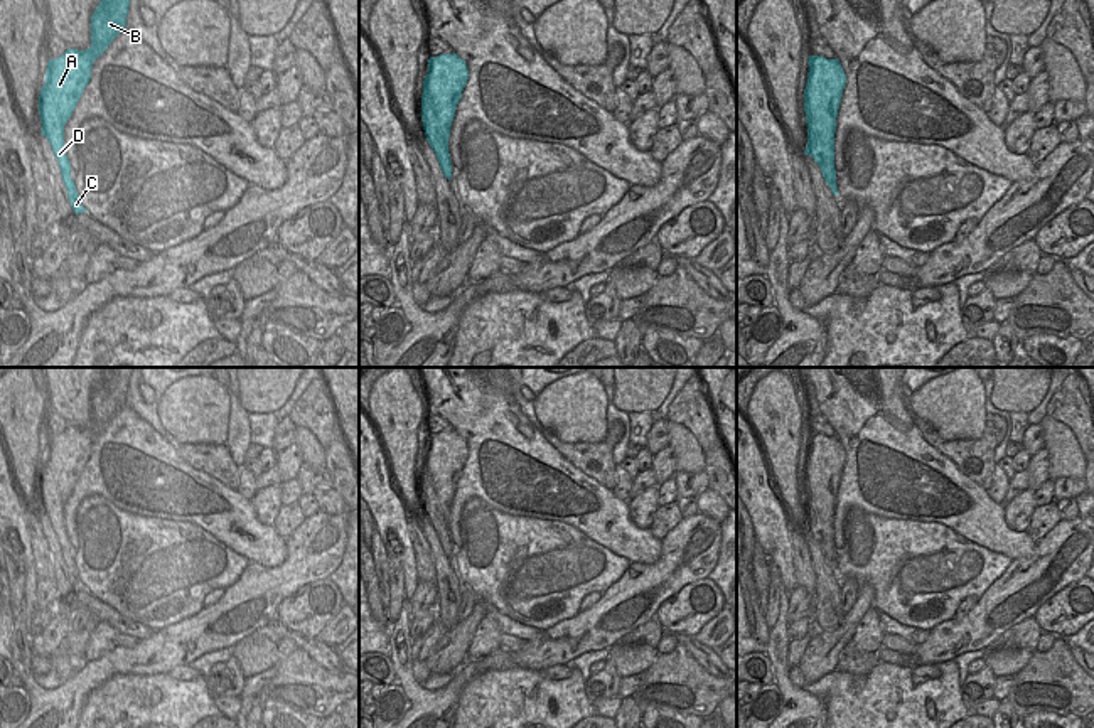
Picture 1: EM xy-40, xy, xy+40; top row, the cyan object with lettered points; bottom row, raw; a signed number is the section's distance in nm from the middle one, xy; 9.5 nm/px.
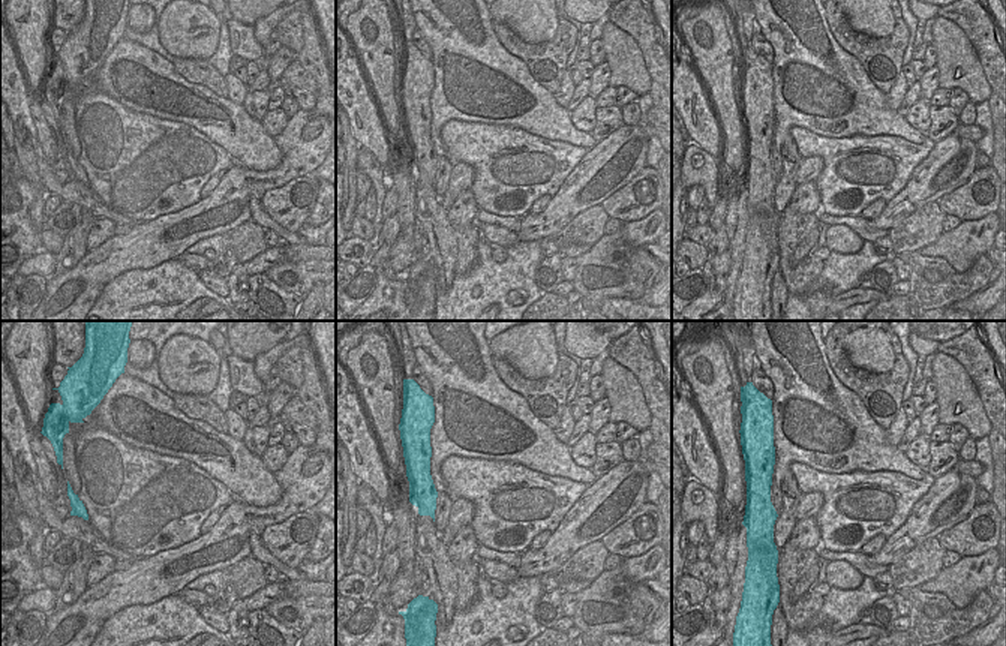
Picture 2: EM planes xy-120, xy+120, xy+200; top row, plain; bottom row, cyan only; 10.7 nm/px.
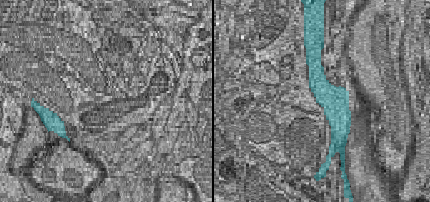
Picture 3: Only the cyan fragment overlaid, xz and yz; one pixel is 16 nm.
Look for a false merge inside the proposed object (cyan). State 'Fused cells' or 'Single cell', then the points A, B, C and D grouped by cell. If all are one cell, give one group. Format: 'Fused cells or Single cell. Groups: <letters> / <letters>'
Fused cells. Groups: A B / C D.

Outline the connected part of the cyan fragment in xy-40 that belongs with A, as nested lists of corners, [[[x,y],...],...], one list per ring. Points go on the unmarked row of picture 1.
[[[105,367],[103,377],[91,393],[91,425],[67,426],[61,435],[49,436],[42,470],[57,474],[62,500],[71,495],[84,465],[91,457],[91,445],[113,416],[126,404],[131,367]]]

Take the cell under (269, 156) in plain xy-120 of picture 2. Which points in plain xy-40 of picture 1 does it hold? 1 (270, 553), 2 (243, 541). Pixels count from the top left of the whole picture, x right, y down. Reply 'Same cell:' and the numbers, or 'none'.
Same cell: 1, 2

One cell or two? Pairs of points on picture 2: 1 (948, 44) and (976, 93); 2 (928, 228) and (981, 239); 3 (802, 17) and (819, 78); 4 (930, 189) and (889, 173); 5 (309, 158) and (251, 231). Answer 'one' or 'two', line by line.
1: one
2: two
3: one
4: two
5: two

